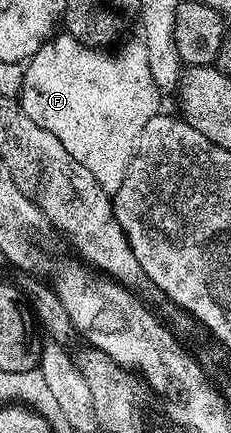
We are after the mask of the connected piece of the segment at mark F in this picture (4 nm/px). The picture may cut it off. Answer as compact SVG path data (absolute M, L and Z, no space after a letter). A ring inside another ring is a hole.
M56 34L39 47L23 69L21 103L25 114L29 114L37 126L49 130L49 134L53 134L53 138L57 138L57 142L61 142L61 146L65 146L109 194L121 186L135 157L135 147L139 145L145 122L160 111L161 93L153 82L153 74L149 74L149 53L142 39L130 40L122 45L124 48L116 56L110 56L110 51L89 48L69 35Z

